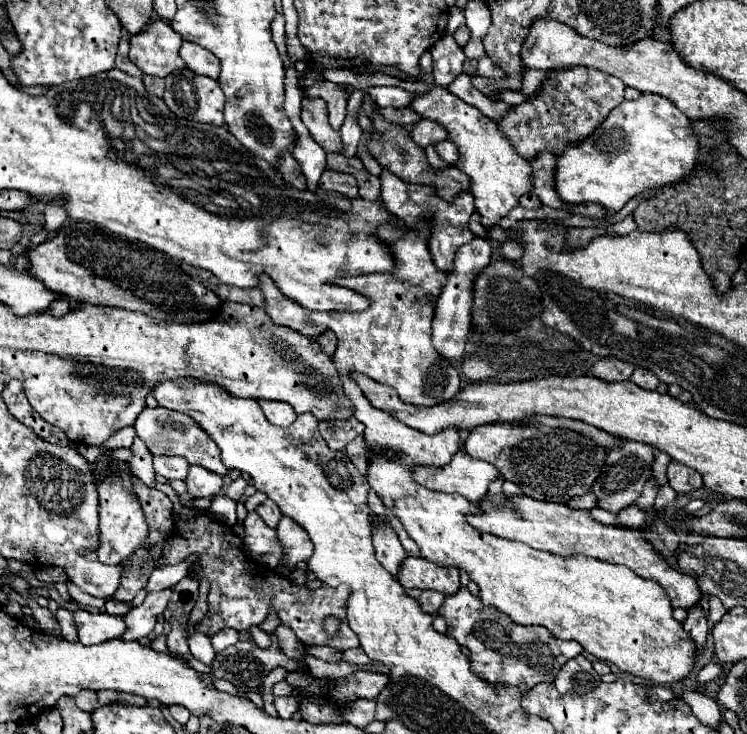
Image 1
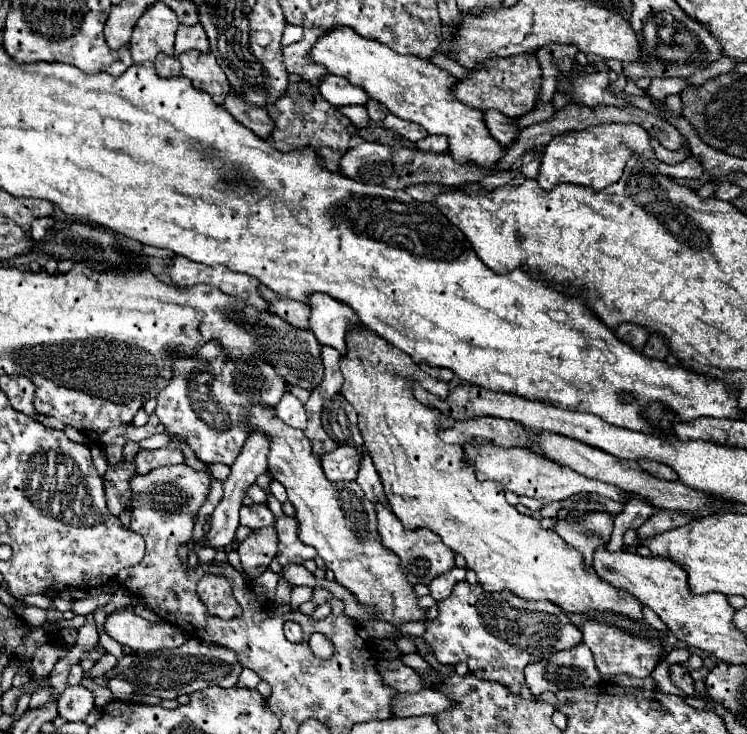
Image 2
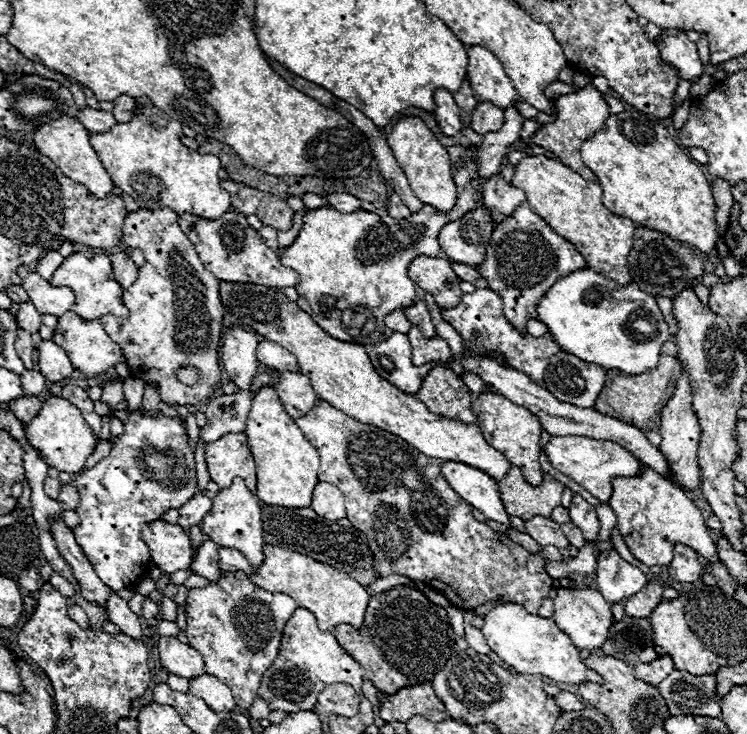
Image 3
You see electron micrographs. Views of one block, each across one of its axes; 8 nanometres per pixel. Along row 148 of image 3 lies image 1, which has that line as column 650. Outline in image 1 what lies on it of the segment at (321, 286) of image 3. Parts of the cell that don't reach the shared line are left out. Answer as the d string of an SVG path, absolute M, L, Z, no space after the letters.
M626 442L624 446L610 450L602 474L592 486L592 492L598 496L600 508L618 514L622 508L630 506L640 496L644 482L652 476L652 462L654 462L654 450L640 442Z

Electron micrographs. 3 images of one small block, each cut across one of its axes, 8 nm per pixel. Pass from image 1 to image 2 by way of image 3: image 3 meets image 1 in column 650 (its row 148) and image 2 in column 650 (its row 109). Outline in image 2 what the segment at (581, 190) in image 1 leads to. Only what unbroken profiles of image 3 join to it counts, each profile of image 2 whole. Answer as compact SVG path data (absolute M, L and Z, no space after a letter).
M600 124L580 132L566 132L550 140L540 160L540 188L552 190L560 182L572 182L580 186L590 186L594 190L602 190L618 182L618 178L622 176L624 164L632 154L648 156L650 160L654 160L654 164L662 174L676 176L674 170L678 168L662 164L654 158L654 152L650 146L650 134L644 128L636 124Z

